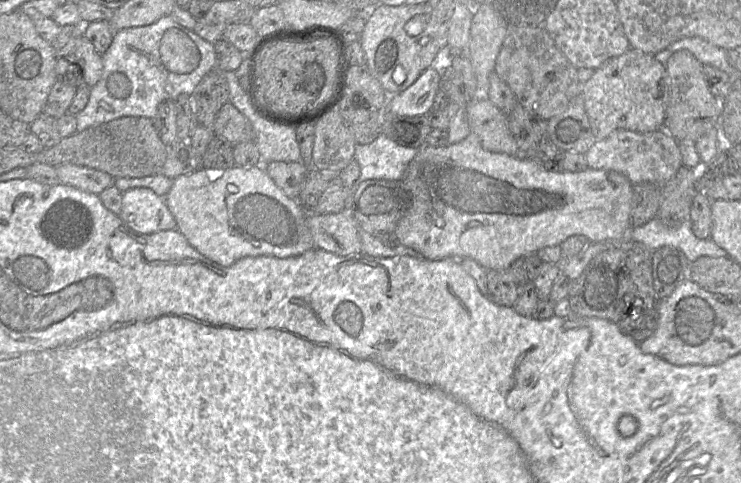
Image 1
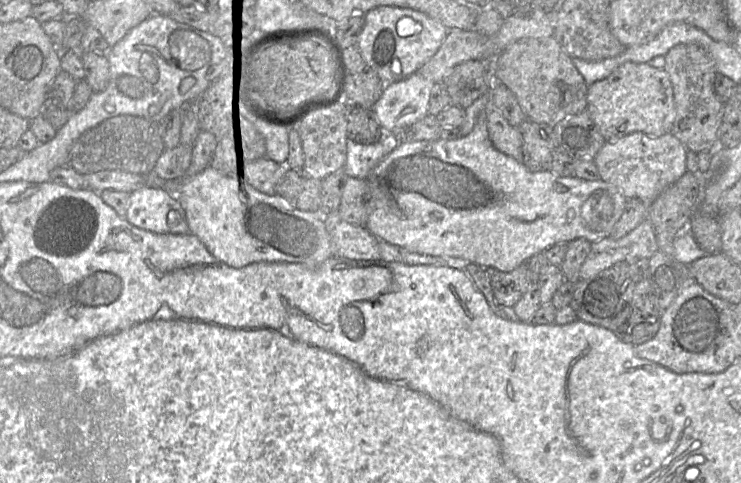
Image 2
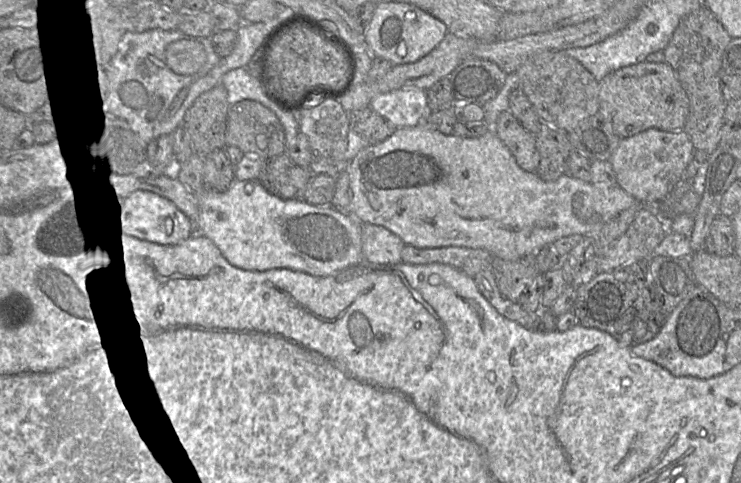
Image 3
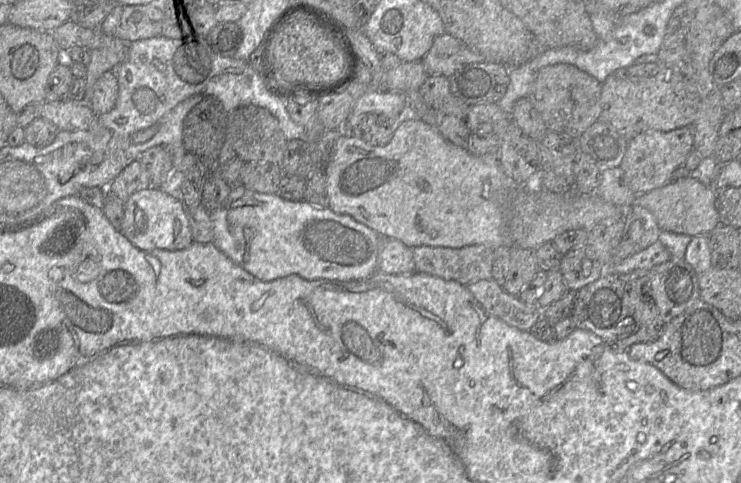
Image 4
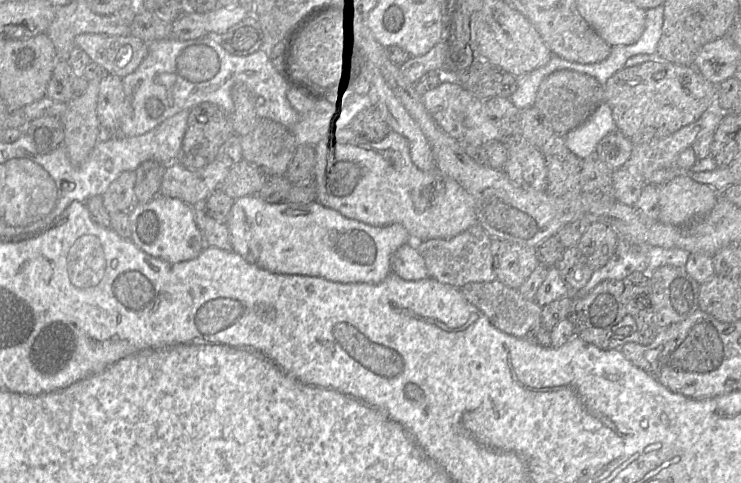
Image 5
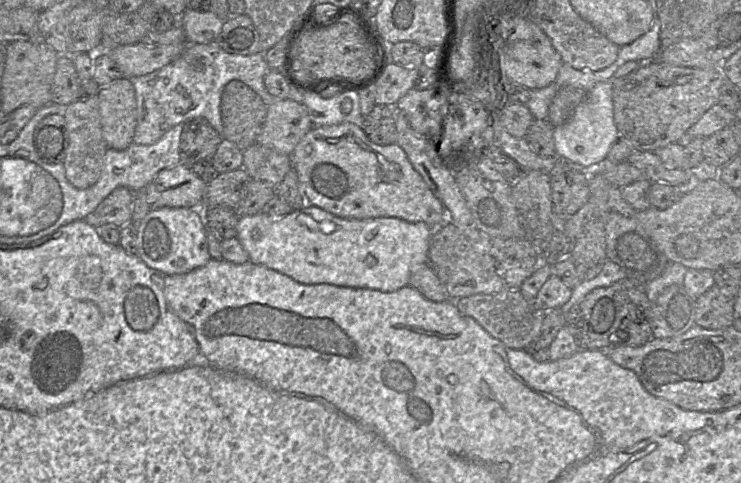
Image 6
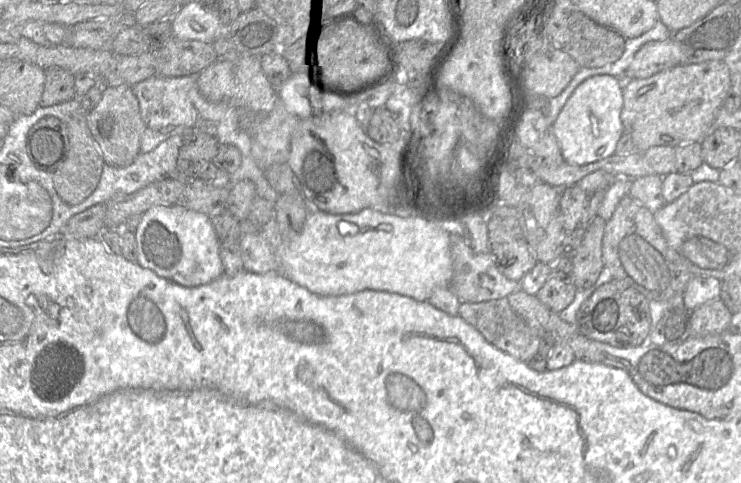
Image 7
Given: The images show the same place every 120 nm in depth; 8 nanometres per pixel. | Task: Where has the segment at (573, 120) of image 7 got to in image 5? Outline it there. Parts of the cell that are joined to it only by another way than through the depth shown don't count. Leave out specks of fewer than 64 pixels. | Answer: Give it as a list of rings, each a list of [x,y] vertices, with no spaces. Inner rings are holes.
[[[603,101],[585,123],[564,136],[564,142],[575,156],[584,160],[593,156],[600,140],[616,129],[612,110]]]

